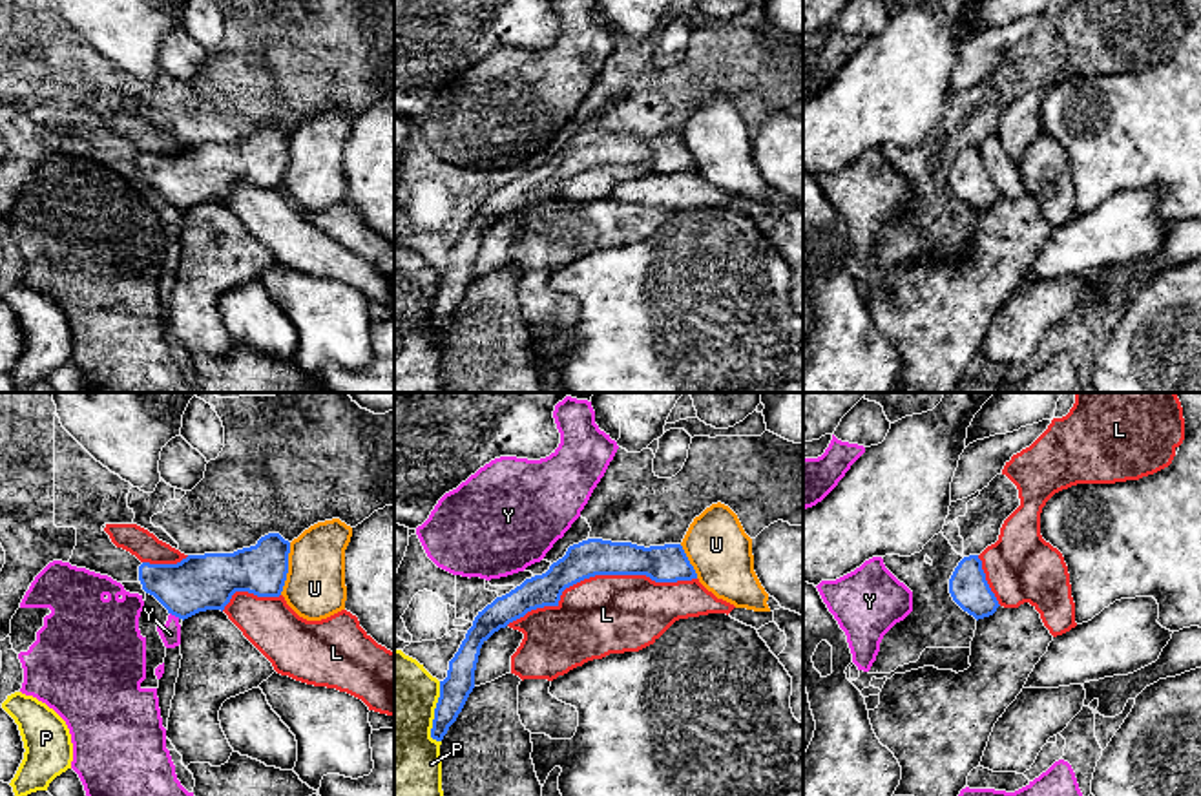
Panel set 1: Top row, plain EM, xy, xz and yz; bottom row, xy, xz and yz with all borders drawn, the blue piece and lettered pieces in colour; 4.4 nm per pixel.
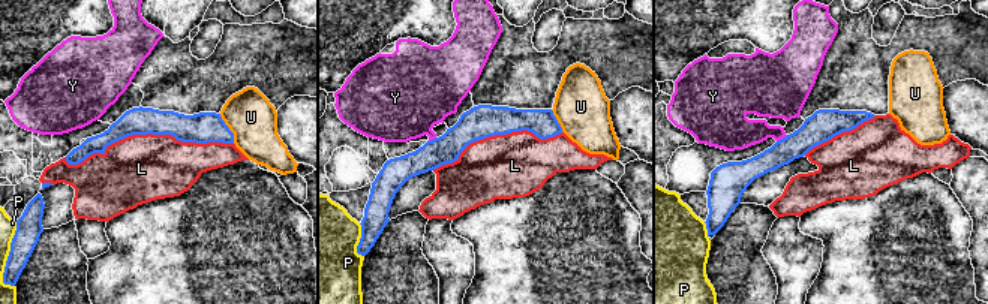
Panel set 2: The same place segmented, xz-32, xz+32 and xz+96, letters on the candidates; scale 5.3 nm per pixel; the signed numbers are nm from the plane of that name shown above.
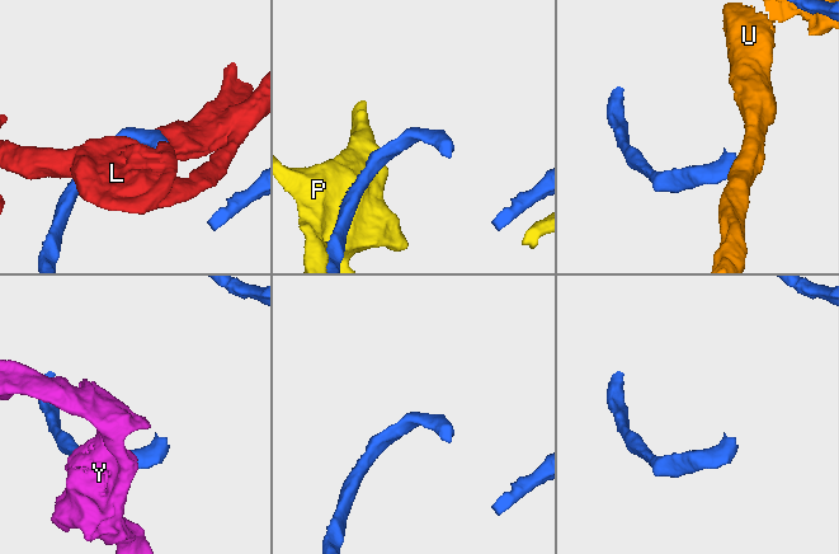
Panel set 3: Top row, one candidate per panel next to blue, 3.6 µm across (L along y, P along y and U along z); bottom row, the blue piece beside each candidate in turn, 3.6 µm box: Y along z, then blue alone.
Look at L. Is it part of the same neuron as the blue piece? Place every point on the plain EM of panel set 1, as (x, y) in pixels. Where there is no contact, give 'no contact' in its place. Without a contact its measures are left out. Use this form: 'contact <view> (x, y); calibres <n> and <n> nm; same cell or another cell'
contact xz (597, 165); calibres 160 and 360 nm; same cell

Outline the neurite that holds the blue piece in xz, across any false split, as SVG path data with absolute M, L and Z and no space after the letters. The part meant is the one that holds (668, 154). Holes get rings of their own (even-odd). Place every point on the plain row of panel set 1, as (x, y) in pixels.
M588 130L568 139L542 166L526 170L496 188L473 212L458 243L440 272L431 329L442 332L475 279L482 236L500 219L524 225L511 246L511 265L524 270L553 272L588 252L610 245L639 243L653 236L675 212L708 204L730 204L736 197L717 190L697 170L681 135L637 137Z

